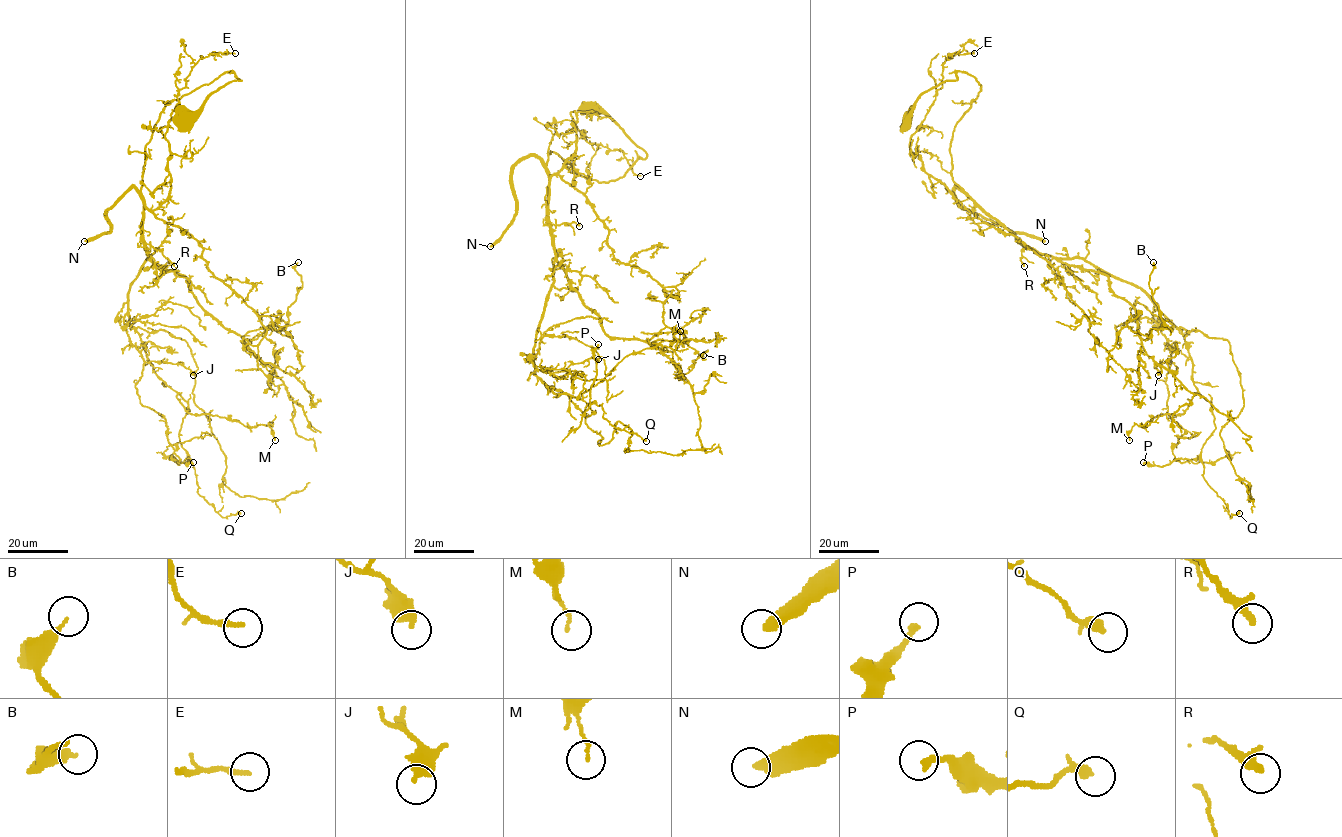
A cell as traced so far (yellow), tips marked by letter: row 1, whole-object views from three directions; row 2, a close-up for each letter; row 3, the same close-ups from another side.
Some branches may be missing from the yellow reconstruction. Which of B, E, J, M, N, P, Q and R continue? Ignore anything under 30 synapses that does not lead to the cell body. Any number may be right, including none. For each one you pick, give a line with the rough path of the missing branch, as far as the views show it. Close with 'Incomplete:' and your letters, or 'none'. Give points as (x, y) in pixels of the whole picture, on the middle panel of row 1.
Incomplete: N

